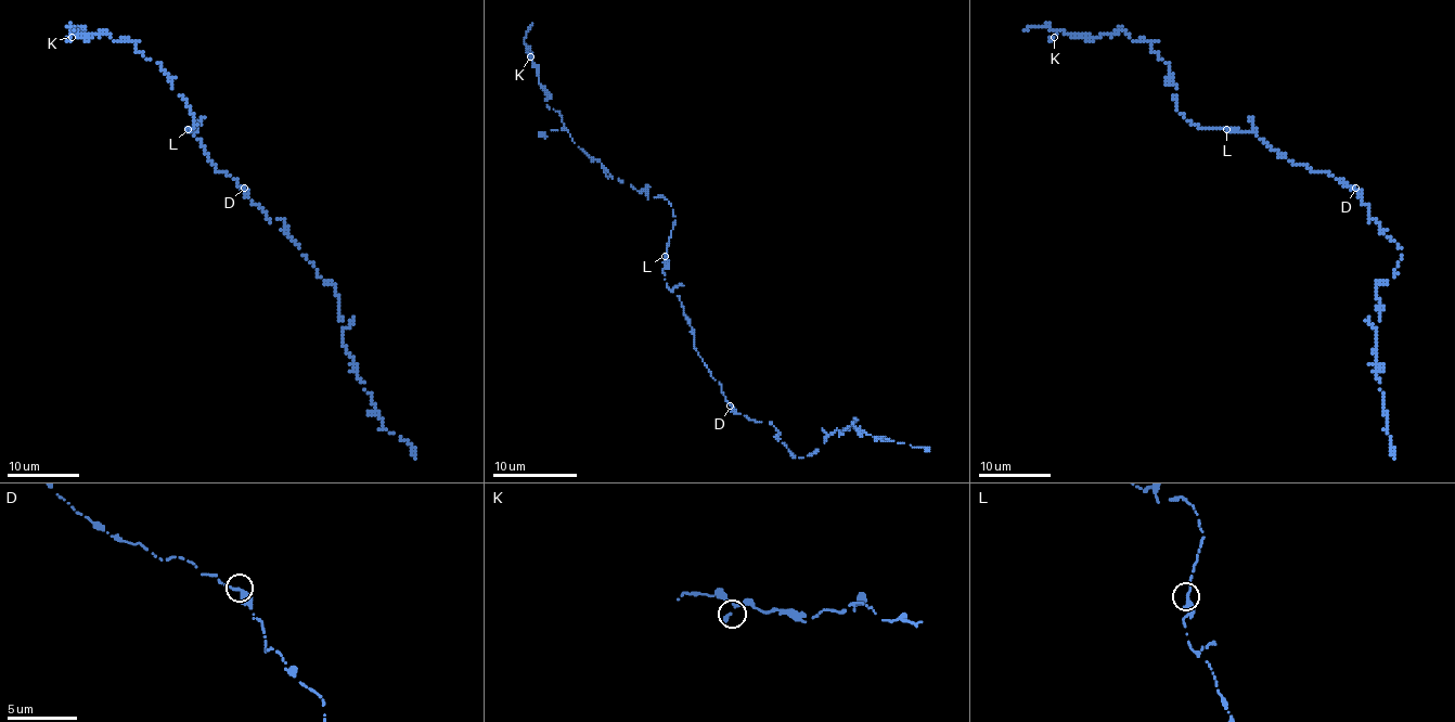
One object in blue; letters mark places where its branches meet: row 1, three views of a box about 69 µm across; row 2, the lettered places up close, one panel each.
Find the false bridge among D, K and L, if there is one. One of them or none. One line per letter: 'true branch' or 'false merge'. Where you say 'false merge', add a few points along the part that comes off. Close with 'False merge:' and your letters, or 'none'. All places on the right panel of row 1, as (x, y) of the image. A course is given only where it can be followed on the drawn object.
D: true branch
K: true branch
L: true branch
False merge: none

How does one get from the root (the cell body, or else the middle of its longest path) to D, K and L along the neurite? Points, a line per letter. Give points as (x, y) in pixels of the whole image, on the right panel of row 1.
D: (1321, 170), (1355, 188)
K: (1321, 170), (1290, 162), (1253, 131), (1205, 129), (1183, 118), (1170, 69), (1146, 40), (1123, 31), (1054, 37)
L: (1321, 170), (1313, 172), (1302, 164), (1290, 162), (1253, 131), (1226, 129)

